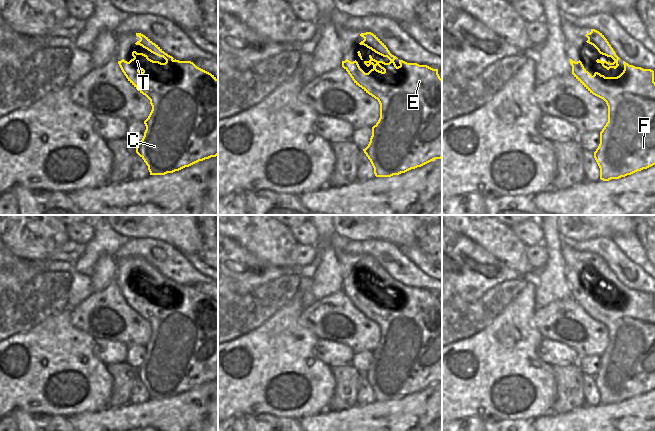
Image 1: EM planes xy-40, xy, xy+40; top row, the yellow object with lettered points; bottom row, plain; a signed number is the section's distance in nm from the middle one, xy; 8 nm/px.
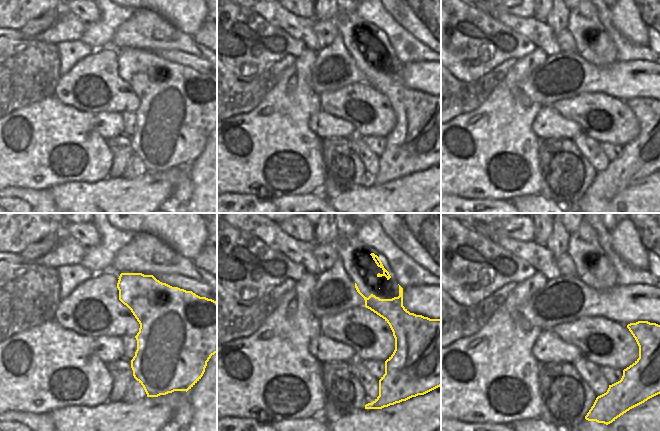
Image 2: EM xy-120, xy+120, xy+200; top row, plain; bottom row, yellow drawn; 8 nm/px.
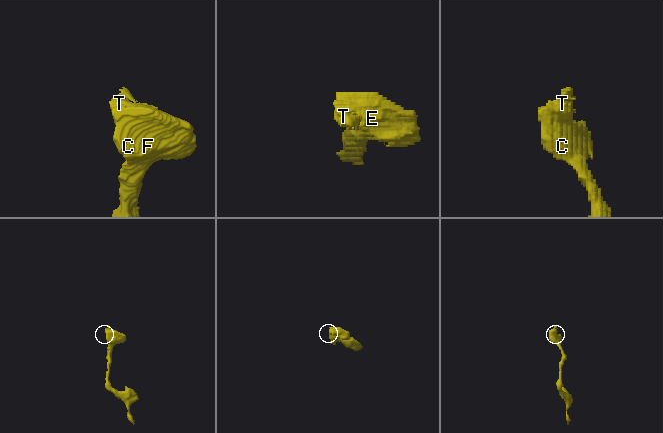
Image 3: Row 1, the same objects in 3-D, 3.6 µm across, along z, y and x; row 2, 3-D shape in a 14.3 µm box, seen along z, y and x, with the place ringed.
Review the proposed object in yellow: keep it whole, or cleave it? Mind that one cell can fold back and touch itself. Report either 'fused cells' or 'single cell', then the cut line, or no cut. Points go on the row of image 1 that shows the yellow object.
single cell; no cut

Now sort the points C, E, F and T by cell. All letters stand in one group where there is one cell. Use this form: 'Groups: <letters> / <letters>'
Groups: C E F T.

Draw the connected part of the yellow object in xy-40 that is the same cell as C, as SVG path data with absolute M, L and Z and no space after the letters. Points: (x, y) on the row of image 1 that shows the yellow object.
M136 33L136 36L140 38L136 45L166 60L165 63L153 61L145 54L133 51L134 58L129 62L124 59L118 61L128 81L150 100L152 106L148 118L144 121L146 126L144 136L136 145L136 153L148 166L150 175L173 173L199 161L216 157L218 155L218 79L191 61L174 59L145 35Z

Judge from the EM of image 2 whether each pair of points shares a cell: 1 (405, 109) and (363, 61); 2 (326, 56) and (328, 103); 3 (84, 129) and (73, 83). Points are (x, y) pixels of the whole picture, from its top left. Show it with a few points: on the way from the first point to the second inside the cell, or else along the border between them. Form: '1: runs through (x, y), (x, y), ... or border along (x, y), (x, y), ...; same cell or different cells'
1: runs through (397, 97), (373, 73); same cell
2: border along (350, 85), (335, 90), (328, 90), (319, 95); different cells
3: border along (58, 99), (80, 110), (94, 114); different cells

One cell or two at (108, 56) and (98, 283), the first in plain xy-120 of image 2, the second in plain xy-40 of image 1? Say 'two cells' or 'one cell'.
two cells

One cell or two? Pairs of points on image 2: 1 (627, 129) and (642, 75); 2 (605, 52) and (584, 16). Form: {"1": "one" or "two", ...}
{"1": "two", "2": "one"}

